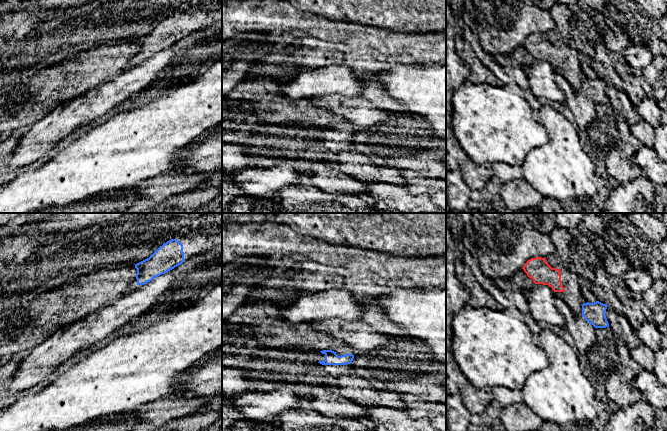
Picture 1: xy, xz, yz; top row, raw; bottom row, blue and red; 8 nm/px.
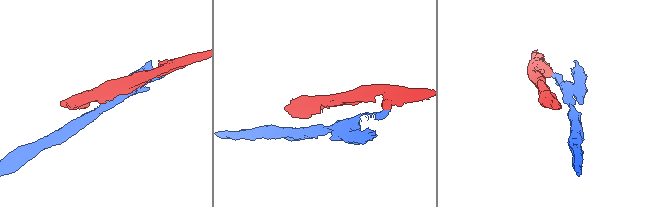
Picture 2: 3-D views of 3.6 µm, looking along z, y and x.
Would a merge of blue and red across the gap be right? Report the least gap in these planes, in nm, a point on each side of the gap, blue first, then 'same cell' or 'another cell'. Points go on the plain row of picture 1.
gap 190 nm; span yz (582, 81), (564, 66); another cell

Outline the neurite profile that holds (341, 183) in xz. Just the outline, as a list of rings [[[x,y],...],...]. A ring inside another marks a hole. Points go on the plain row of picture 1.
[[[340,169],[324,173],[321,177],[328,178],[332,182],[331,193],[359,195],[365,193],[368,182],[360,181],[343,173]]]

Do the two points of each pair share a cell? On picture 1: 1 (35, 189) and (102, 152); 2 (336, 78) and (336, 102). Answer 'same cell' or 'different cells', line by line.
1: same cell
2: different cells

